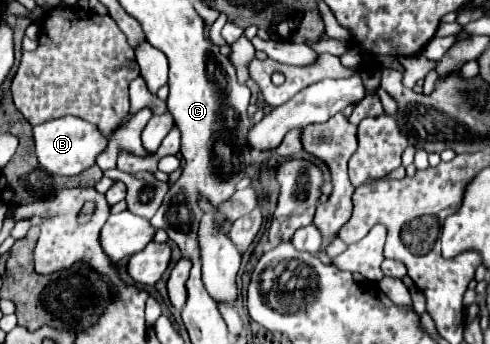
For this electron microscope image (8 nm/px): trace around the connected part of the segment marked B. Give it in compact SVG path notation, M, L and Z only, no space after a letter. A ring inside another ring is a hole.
M63 116L33 126L33 138L35 138L35 154L39 168L43 168L49 174L61 174L61 176L75 176L91 168L95 164L95 158L107 146L107 138L101 136L101 132L93 124L83 122L81 118L75 116Z

